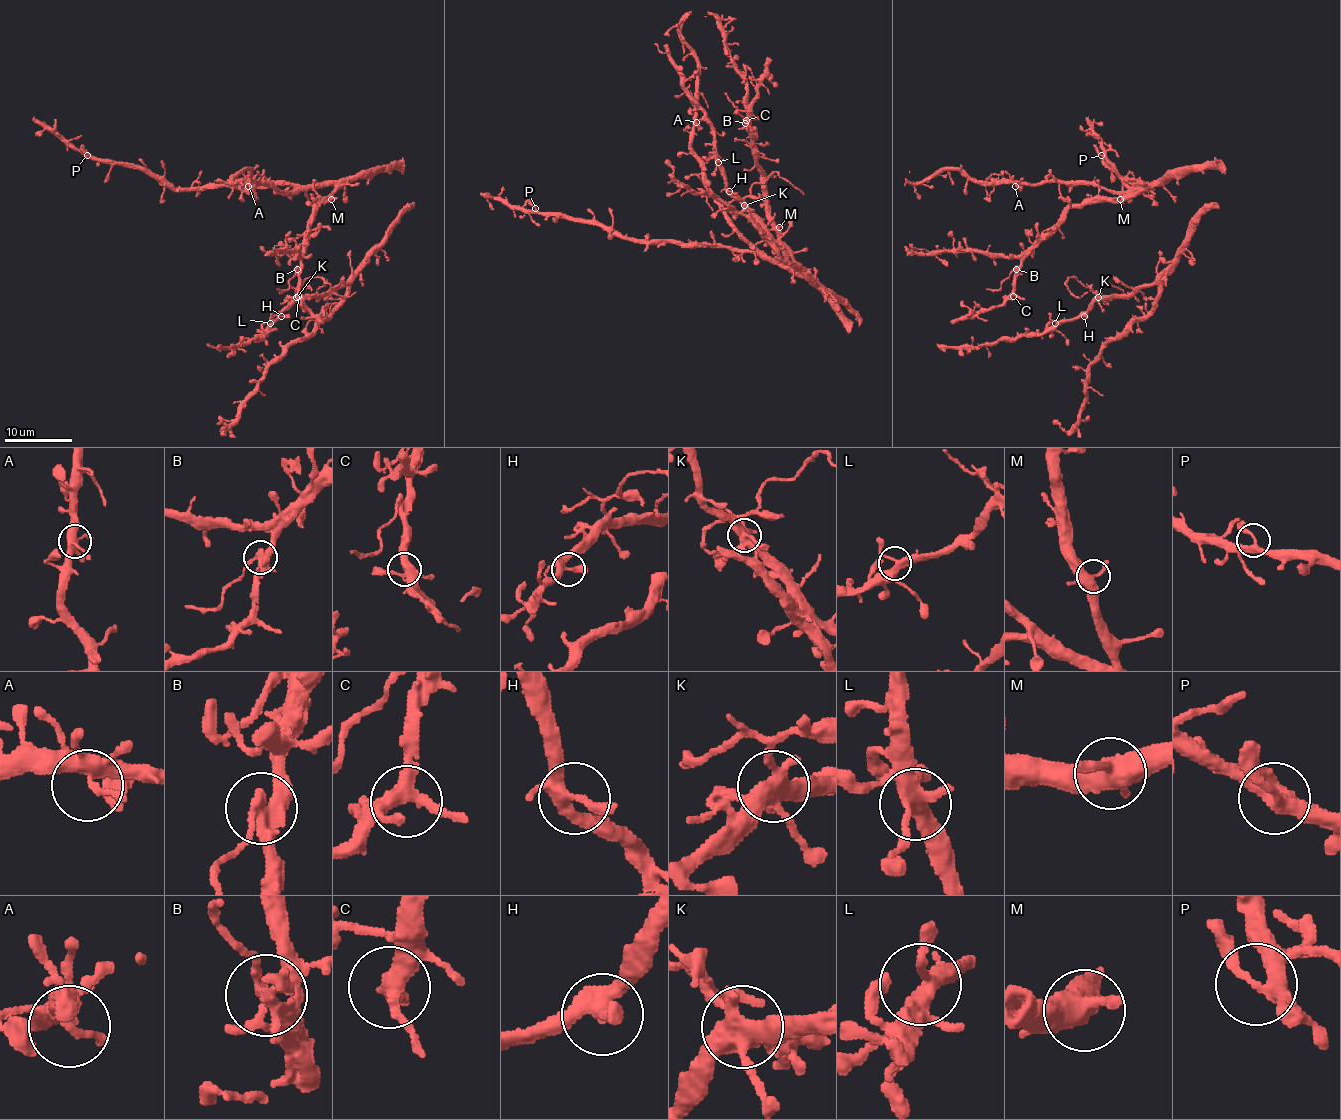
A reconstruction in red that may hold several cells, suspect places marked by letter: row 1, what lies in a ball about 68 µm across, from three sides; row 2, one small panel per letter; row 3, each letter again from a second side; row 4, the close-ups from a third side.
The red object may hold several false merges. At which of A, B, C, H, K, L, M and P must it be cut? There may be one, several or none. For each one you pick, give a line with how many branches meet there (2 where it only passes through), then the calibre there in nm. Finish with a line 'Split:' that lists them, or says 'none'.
B: 3 | 360 nm
K: 5 | 480 nm
Split: B, K

